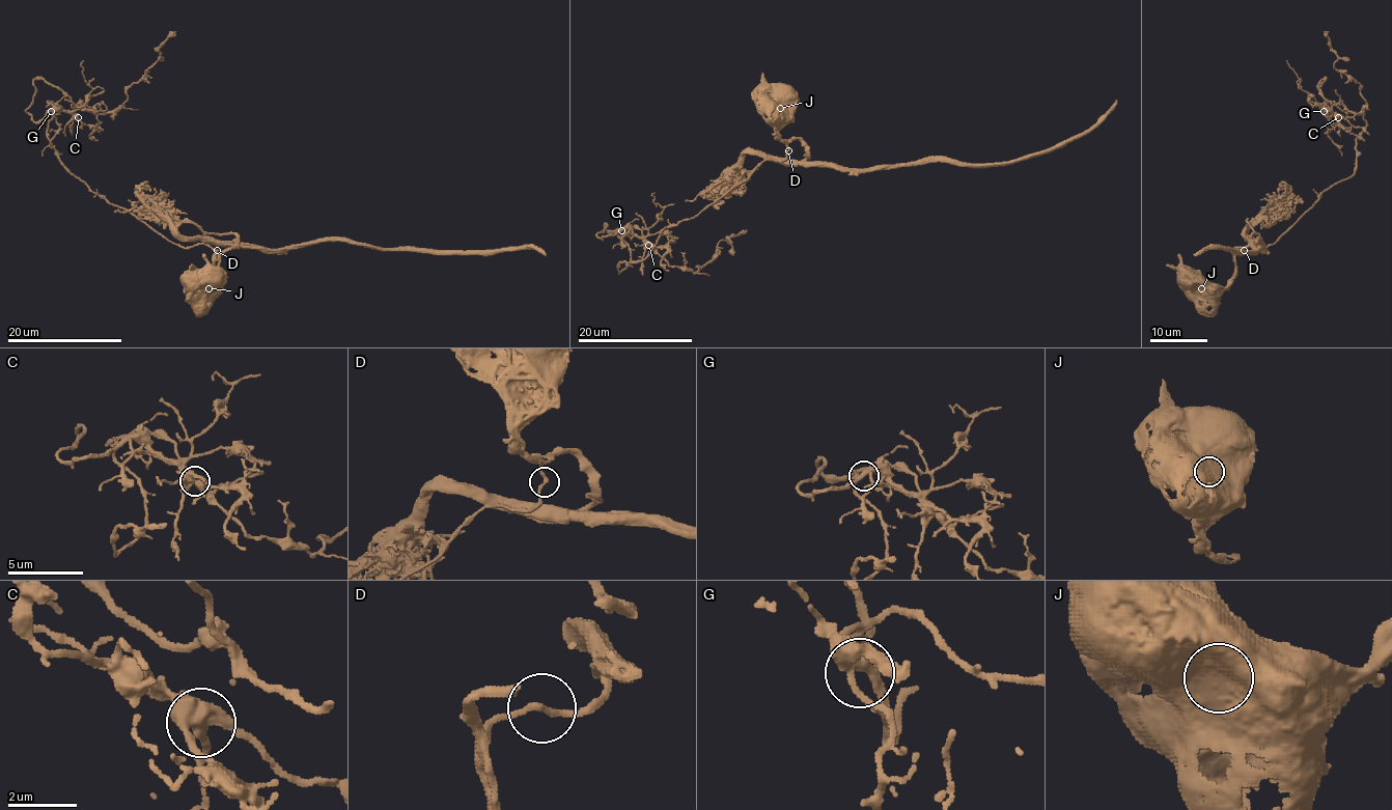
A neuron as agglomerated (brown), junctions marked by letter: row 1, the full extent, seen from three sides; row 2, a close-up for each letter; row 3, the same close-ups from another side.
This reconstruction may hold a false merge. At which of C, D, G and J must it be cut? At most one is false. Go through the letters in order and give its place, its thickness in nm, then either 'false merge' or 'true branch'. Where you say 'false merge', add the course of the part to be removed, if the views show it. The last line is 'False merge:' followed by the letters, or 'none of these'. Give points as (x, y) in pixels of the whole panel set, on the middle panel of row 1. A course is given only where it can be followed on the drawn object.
C: at (648, 245); 440 nm thick; true branch
D: at (788, 150); 180 nm thick; true branch
G: at (621, 230); 300 nm thick; true branch
J: at (780, 108); 1700 nm thick; false merge; foreign part runs (780, 108), (786, 156), (642, 260), (618, 272), (623, 227), (597, 234), (636, 226), (693, 272), (747, 230)
False merge: J

